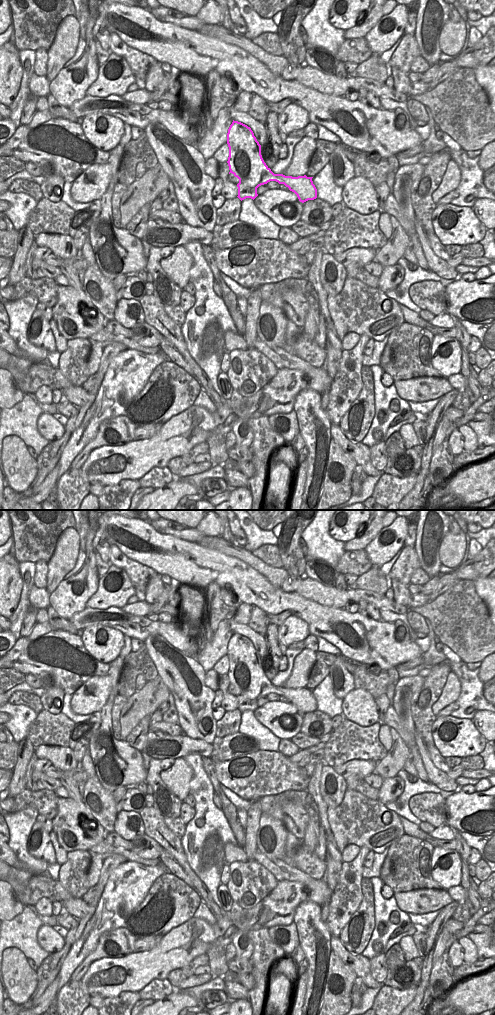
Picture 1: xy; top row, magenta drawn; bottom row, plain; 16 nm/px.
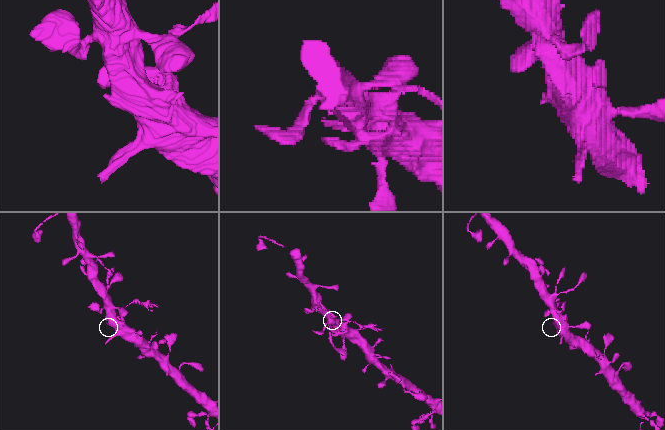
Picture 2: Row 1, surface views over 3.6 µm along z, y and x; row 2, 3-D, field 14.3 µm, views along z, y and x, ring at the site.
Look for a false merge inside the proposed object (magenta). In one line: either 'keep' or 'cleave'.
cleave

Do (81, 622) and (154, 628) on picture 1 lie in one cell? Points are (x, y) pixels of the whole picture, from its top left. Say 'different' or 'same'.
same

